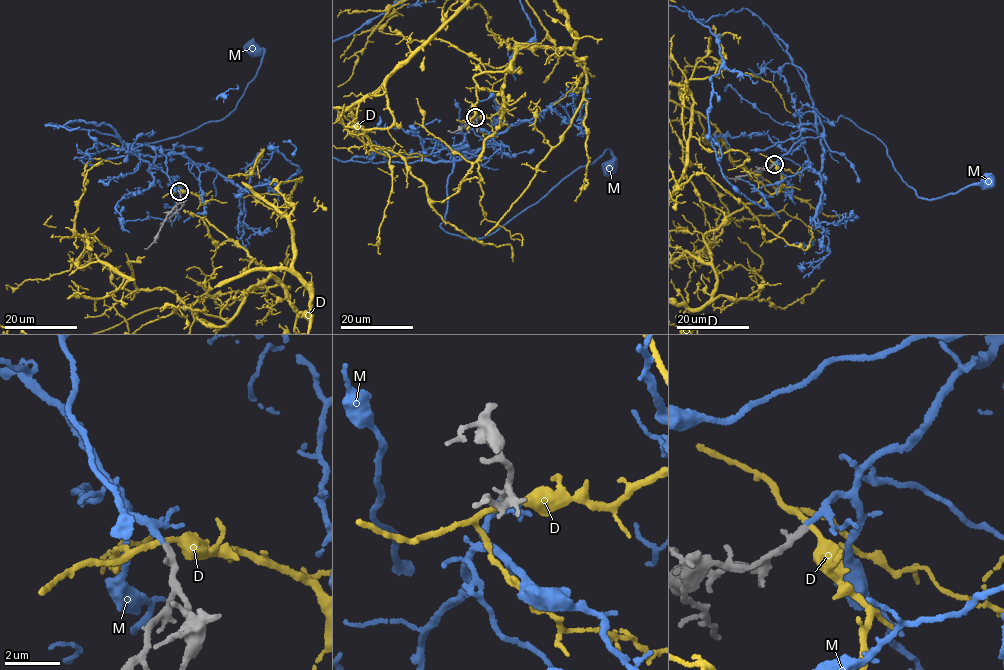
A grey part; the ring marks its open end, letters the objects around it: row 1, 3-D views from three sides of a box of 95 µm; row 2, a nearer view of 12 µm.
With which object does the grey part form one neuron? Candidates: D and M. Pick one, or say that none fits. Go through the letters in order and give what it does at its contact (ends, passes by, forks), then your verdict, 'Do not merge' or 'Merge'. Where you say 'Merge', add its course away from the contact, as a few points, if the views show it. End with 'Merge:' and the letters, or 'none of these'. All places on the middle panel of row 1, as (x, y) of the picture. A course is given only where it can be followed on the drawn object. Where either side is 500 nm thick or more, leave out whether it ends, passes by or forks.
D: It passes by. Do not merge
M: It passes by. Merge. Its course: (475, 117), (463, 142), (450, 147), (441, 223), (450, 234), (491, 234), (605, 149), (609, 166)
Merge: M

